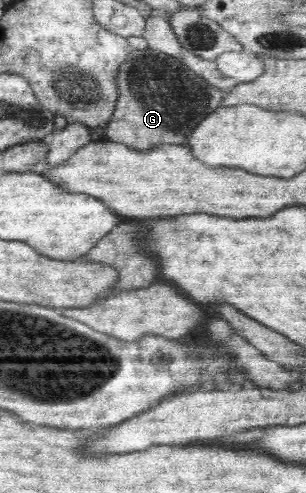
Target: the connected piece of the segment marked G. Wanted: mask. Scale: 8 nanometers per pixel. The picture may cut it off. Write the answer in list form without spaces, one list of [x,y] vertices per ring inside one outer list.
[[[150,47],[132,49],[119,68],[120,98],[107,122],[107,137],[110,142],[136,151],[147,151],[159,144],[188,144],[195,132],[192,128],[198,128],[212,108],[217,109],[219,104],[212,106],[212,100],[224,100],[226,94],[206,84],[202,76],[189,70],[180,59]]]

